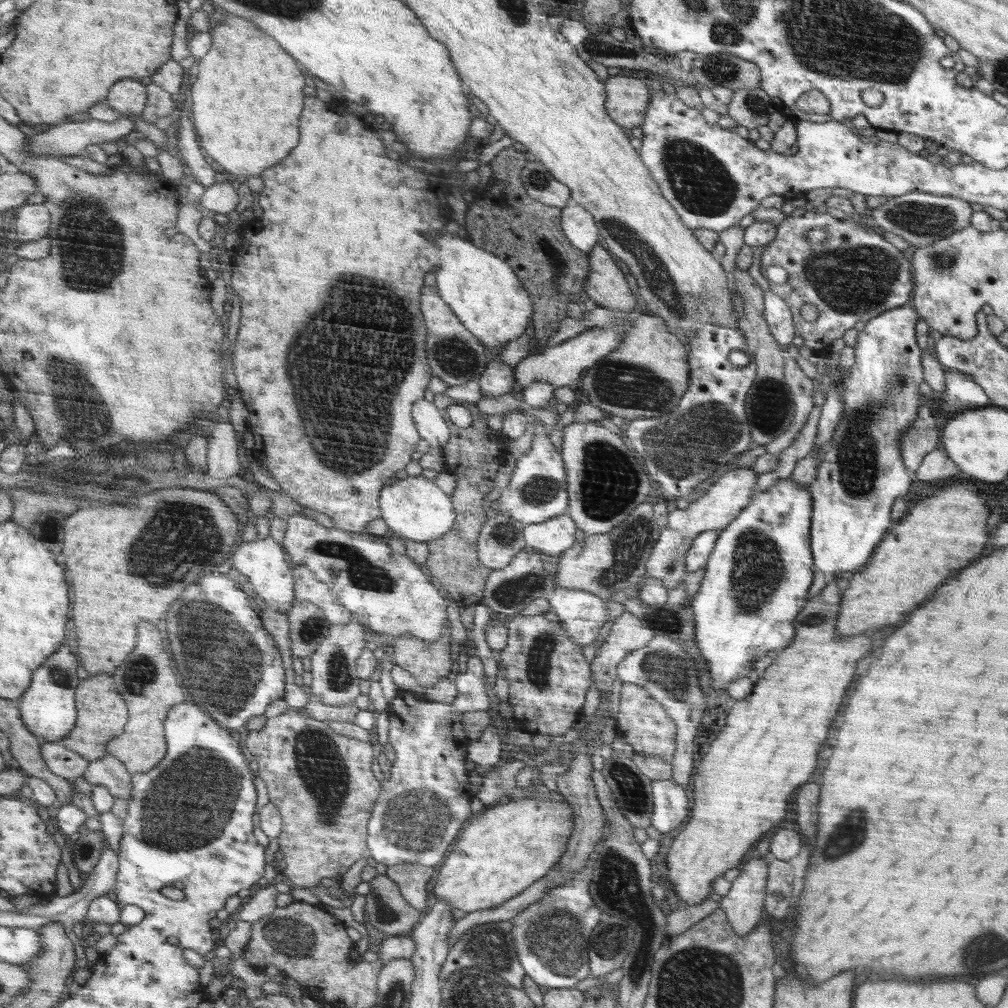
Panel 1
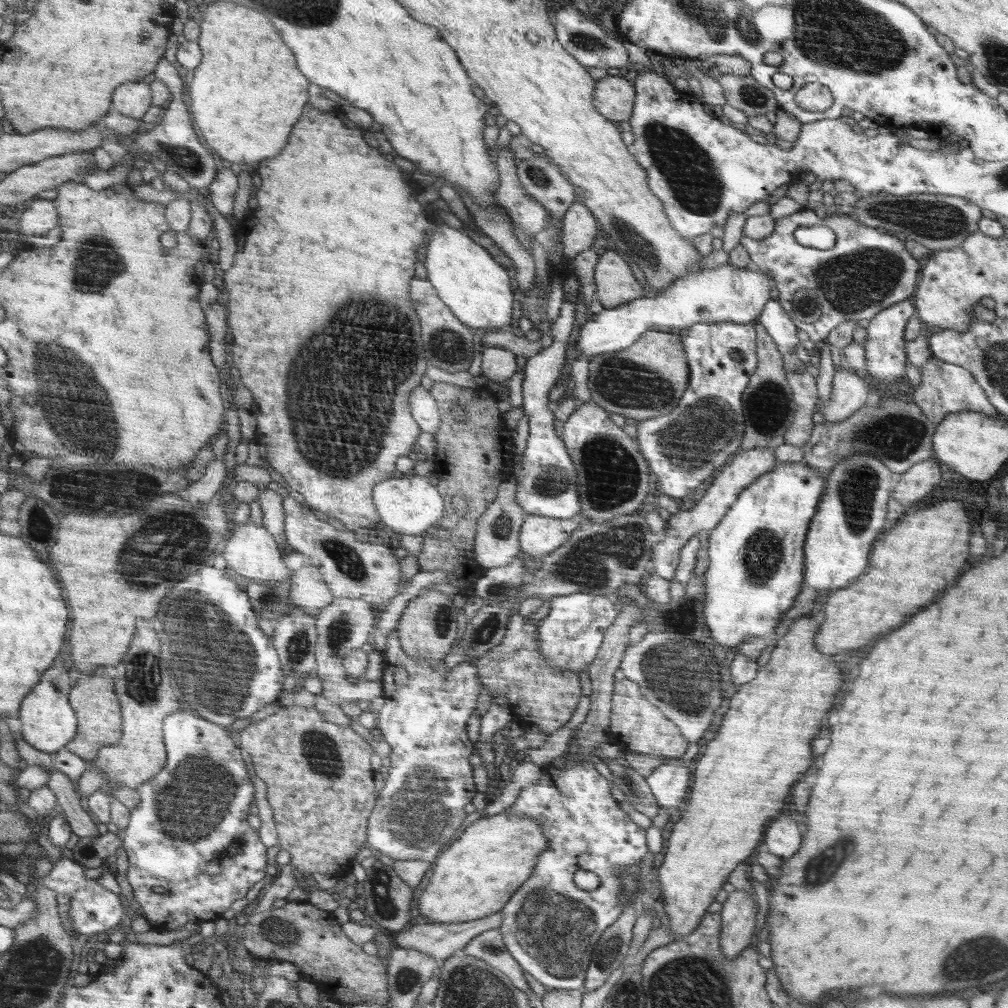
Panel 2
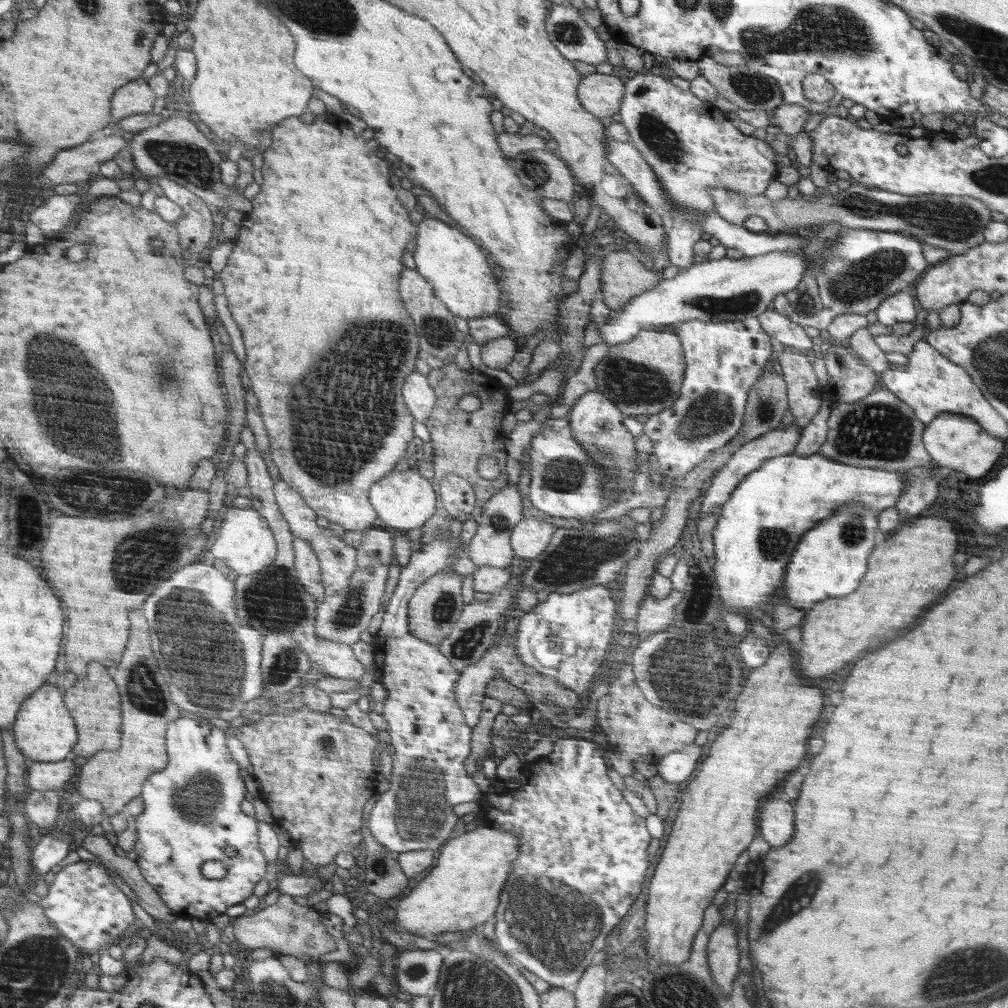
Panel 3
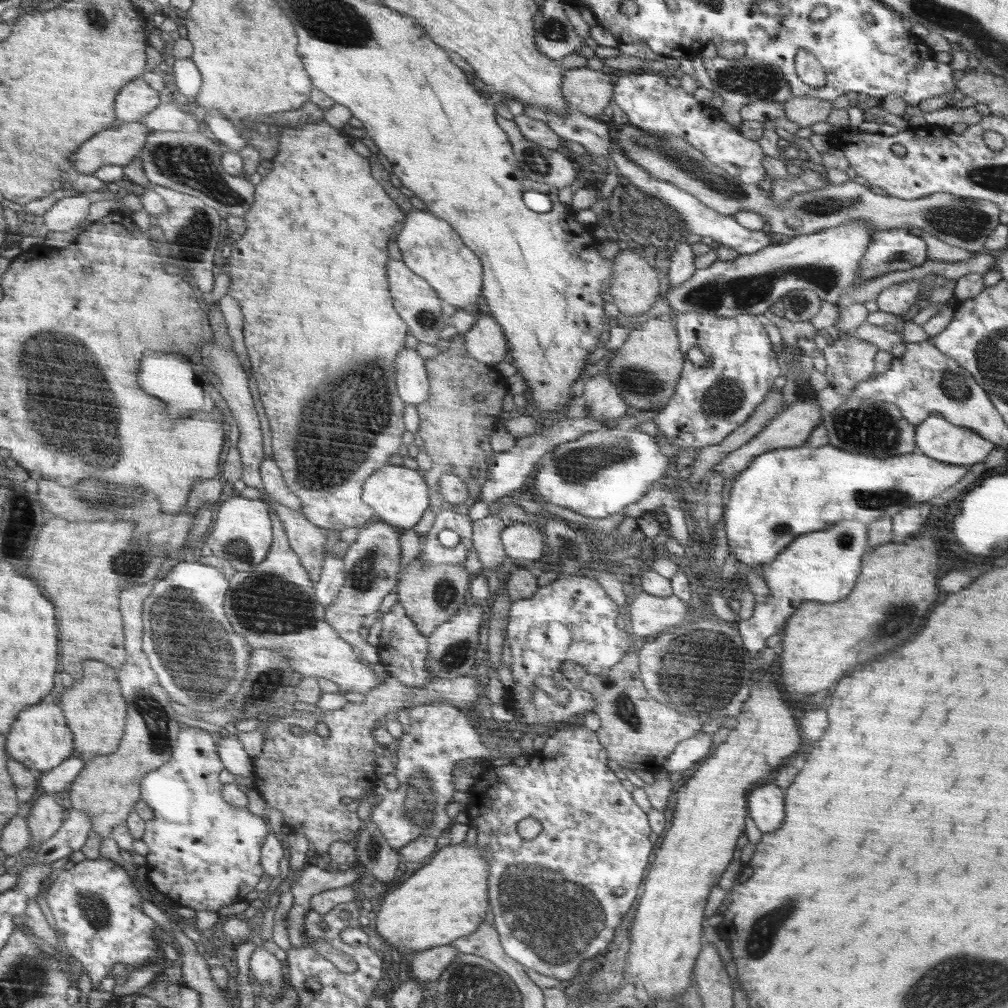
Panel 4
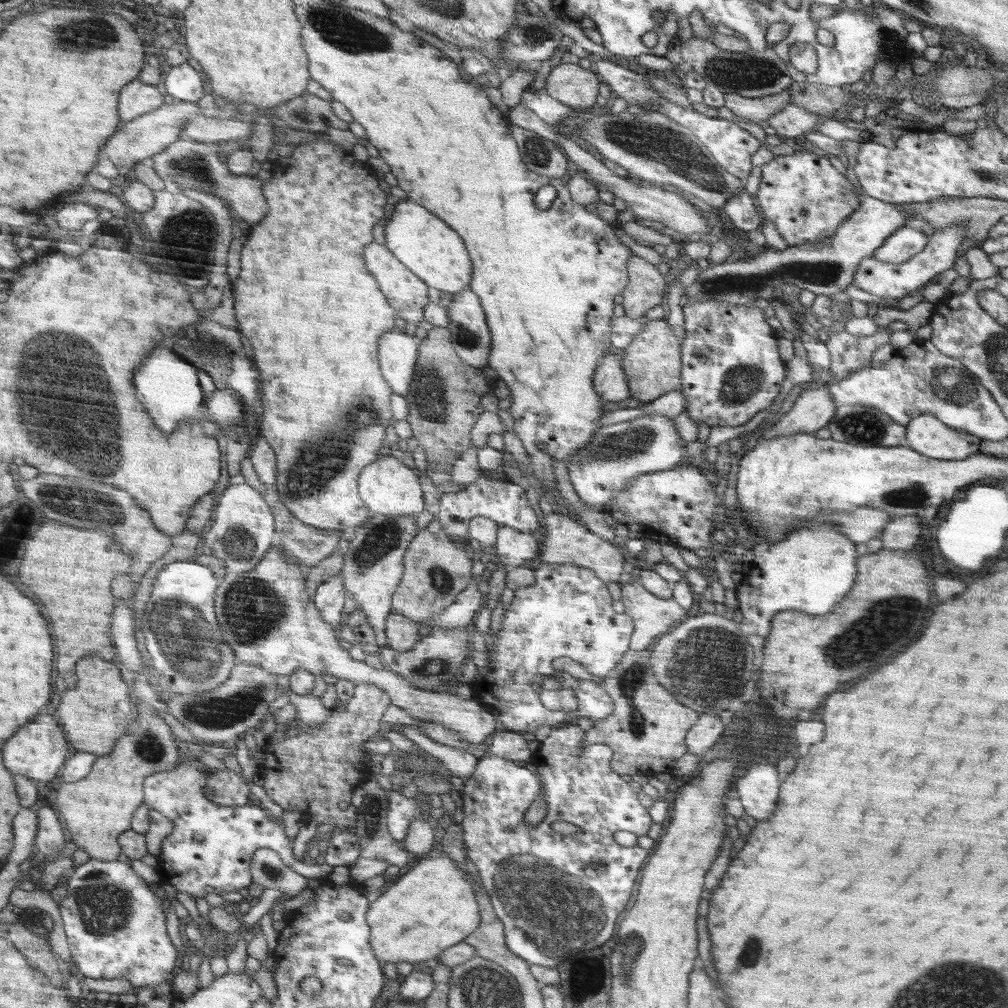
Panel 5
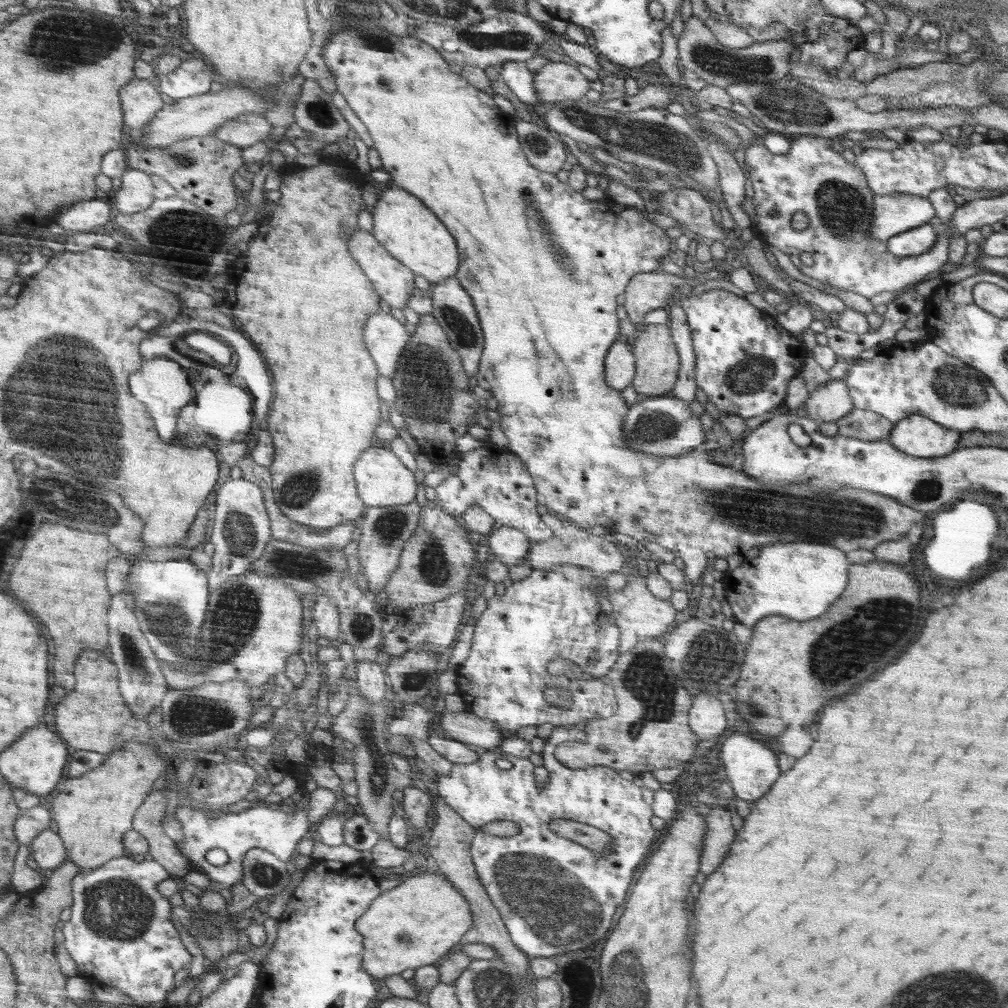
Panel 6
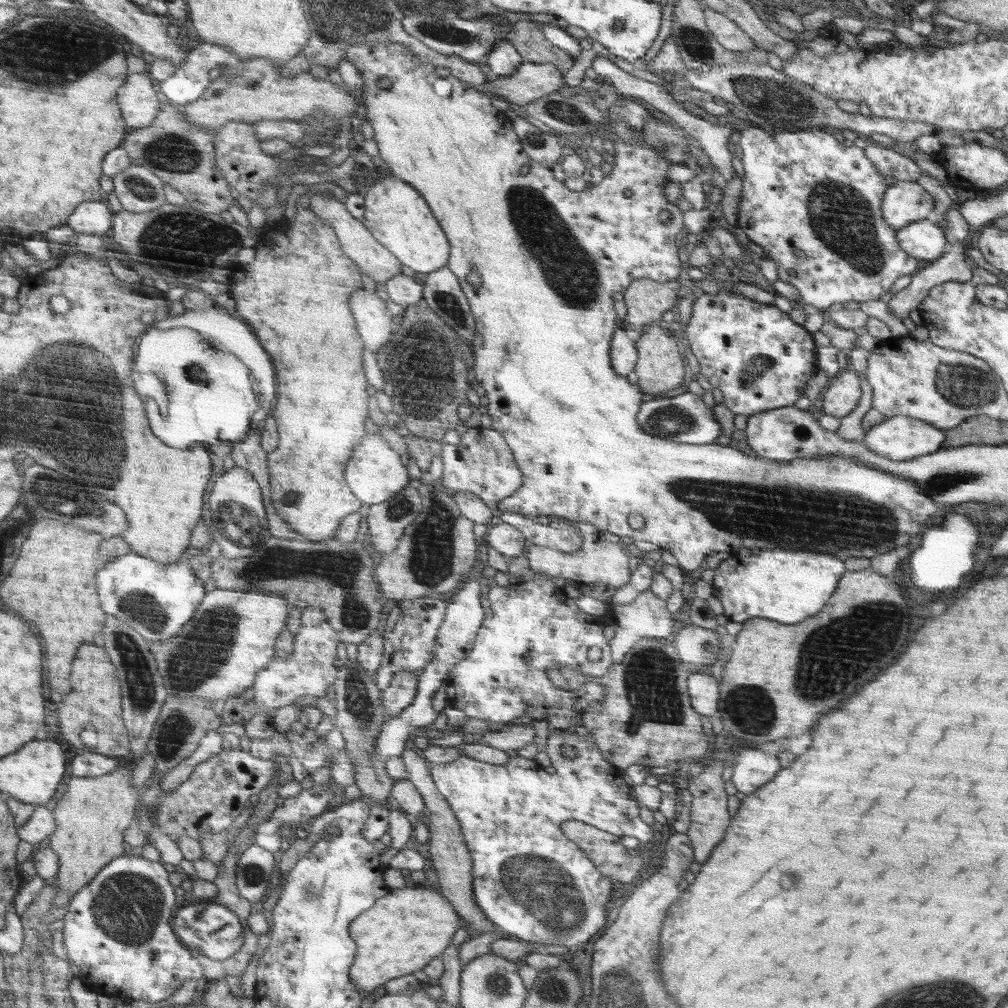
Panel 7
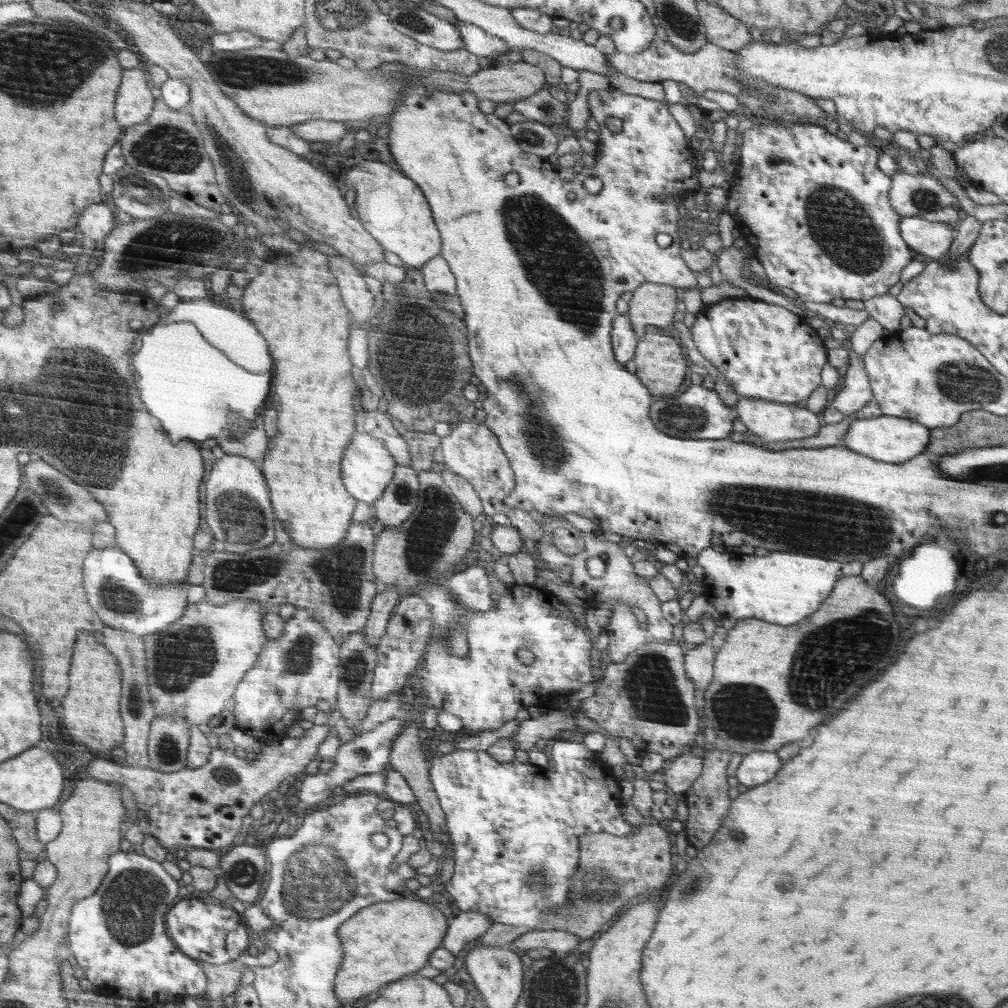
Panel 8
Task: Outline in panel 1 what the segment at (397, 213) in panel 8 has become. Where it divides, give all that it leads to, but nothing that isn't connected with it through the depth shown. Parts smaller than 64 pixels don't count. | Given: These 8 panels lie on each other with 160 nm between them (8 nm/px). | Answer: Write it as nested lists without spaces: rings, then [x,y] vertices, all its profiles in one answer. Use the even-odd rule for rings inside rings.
[[[450,234],[440,238],[440,250],[444,250],[444,262],[436,272],[435,286],[463,325],[488,348],[500,348],[522,336],[533,320],[534,306],[506,260]]]

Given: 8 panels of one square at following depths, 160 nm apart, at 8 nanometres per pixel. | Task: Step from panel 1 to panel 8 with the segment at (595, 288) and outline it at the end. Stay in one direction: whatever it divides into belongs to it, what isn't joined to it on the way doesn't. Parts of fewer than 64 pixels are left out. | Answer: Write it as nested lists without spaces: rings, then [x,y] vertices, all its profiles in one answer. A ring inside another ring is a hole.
[[[645,282],[633,290],[627,315],[636,338],[646,334],[646,326],[668,326],[677,311],[676,302],[676,288],[668,284]]]

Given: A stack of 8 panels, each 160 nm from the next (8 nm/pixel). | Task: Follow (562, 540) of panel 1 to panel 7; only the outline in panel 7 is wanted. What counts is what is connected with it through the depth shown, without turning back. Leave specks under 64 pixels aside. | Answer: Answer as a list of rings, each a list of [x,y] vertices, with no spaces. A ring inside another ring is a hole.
[[[508,523],[490,527],[483,541],[508,559],[525,554],[529,545],[520,530]]]

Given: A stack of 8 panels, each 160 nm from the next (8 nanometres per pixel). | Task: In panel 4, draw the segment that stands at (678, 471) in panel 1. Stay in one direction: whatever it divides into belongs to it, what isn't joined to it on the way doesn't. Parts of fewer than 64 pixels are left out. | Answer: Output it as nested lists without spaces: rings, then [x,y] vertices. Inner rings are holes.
[[[685,312],[674,317],[675,329],[679,330],[680,346],[684,346],[684,354],[693,360],[688,360],[684,366],[684,378],[680,378],[680,390],[675,390],[675,396],[653,418],[660,435],[675,448],[675,456],[688,448],[698,451],[706,446],[722,442],[738,426],[745,424],[749,416],[772,386],[780,372],[778,360],[774,356],[770,338],[757,316],[739,314],[738,316],[719,316]]]

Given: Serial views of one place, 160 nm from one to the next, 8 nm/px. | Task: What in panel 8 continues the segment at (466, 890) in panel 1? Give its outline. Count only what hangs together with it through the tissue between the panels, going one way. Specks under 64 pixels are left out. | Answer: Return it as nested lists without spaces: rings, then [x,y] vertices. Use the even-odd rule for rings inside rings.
[[[416,897],[377,902],[359,910],[356,918],[344,922],[341,925],[344,930],[337,932],[345,952],[335,981],[337,999],[342,1004],[352,1006],[350,1000],[356,1002],[384,984],[424,968],[431,954],[443,944],[449,928],[446,920],[436,903],[424,903]]]

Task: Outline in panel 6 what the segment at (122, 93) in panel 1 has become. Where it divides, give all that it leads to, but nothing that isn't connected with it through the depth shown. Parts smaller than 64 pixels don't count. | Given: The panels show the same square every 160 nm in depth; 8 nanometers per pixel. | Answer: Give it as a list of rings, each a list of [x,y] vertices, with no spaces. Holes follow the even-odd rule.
[[[132,79],[124,86],[124,123],[131,132],[150,124],[162,110],[162,98],[146,79]]]

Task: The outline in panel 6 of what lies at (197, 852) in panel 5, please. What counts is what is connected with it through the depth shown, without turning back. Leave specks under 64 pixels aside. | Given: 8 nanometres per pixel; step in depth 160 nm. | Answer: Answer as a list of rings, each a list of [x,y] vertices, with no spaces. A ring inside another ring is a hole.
[[[171,802],[170,810],[171,809],[173,809],[173,811],[170,811],[170,813],[181,822],[181,827],[182,827],[182,830],[184,833],[184,838],[182,838],[182,842],[176,843],[176,849],[178,849],[189,860],[190,870],[194,870],[193,864],[196,864],[196,866],[198,866],[198,868],[202,868],[202,870],[204,870],[205,875],[209,879],[215,880],[216,882],[219,882],[222,885],[228,884],[230,886],[234,886],[235,884],[238,884],[239,882],[241,882],[241,880],[242,880],[242,856],[244,856],[244,854],[246,854],[246,850],[250,850],[252,848],[262,848],[264,850],[267,850],[268,852],[271,852],[272,854],[274,854],[274,856],[277,856],[282,862],[287,863],[289,865],[289,867],[291,867],[290,860],[292,860],[292,856],[294,856],[294,850],[296,850],[296,846],[298,846],[298,842],[300,842],[300,840],[302,840],[302,836],[304,836],[304,834],[306,834],[306,832],[310,832],[308,830],[308,826],[310,826],[310,822],[308,822],[308,820],[306,820],[306,812],[304,812],[304,809],[302,809],[302,810],[300,809],[299,811],[296,811],[294,814],[290,814],[290,813],[285,813],[284,811],[279,809],[278,807],[266,808],[266,804],[259,803],[259,804],[254,805],[254,807],[242,810],[241,812],[228,813],[228,814],[220,815],[219,817],[209,817],[208,815],[205,815],[202,811],[200,811],[200,810],[195,811],[194,809],[191,809],[189,806],[183,806],[180,808],[172,807],[172,802]],[[212,849],[224,850],[224,852],[226,852],[226,854],[228,854],[228,862],[226,864],[224,864],[223,866],[214,866],[214,865],[208,863],[208,861],[206,861],[206,857],[204,857],[204,856],[206,856],[206,852],[208,852],[208,850],[212,850]]]

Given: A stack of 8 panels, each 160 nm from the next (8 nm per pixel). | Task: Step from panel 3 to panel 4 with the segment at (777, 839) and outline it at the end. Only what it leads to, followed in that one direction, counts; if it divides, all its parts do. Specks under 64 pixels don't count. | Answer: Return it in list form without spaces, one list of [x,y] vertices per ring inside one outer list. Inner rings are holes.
[[[764,784],[751,790],[749,796],[751,820],[762,832],[774,832],[784,820],[784,790],[774,784]]]

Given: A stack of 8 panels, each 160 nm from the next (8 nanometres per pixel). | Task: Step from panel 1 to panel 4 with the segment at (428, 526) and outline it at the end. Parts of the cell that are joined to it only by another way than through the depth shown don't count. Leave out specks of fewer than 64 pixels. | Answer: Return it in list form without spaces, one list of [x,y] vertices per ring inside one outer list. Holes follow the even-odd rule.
[[[404,465],[383,466],[365,482],[363,501],[375,510],[375,518],[394,527],[413,528],[428,508],[428,488],[422,476]]]

